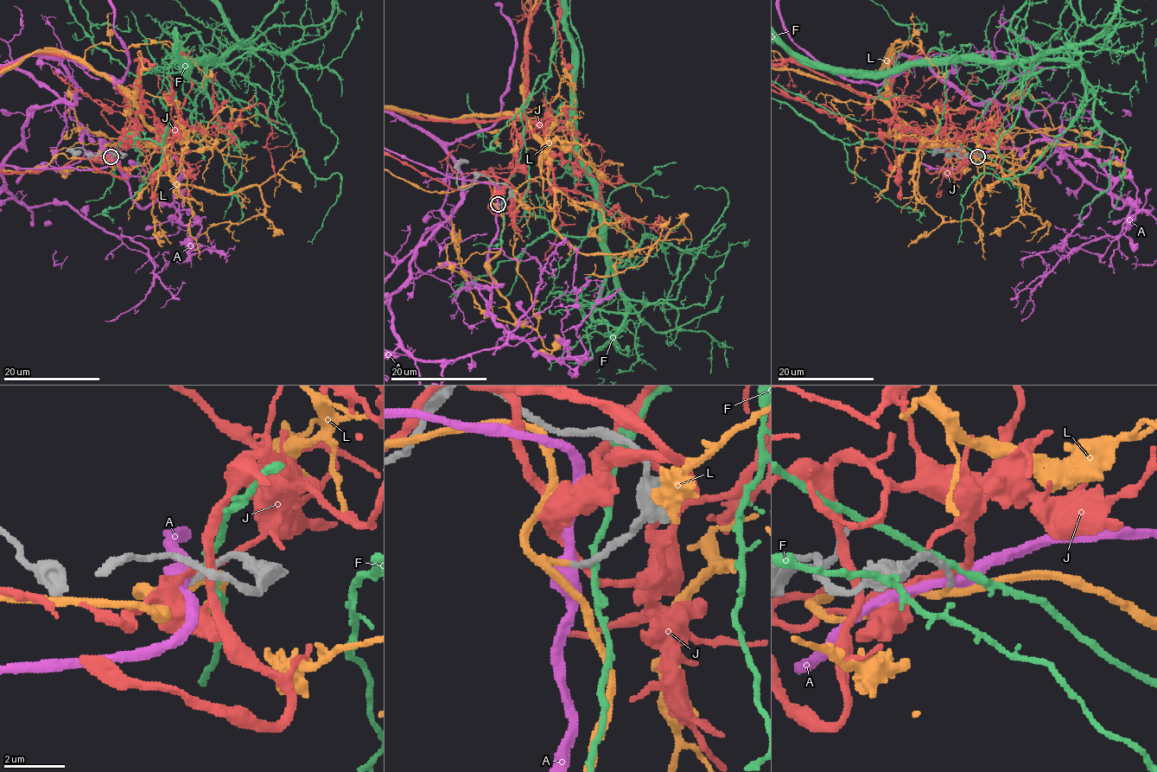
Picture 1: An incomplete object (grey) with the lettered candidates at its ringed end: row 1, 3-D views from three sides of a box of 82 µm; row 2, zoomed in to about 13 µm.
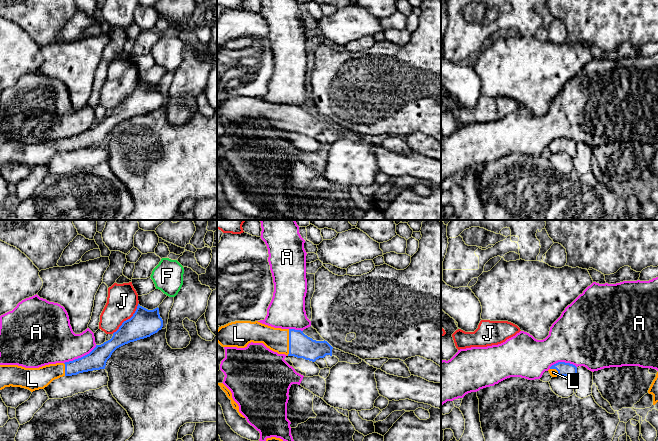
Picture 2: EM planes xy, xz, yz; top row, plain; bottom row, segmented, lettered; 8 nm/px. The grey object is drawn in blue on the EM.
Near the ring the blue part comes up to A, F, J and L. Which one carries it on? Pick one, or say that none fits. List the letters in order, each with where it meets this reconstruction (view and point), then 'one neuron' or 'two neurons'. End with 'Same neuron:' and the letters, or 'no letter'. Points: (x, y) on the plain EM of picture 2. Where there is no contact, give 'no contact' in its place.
A: xy (81, 133) | two neurons
F: no contact | two neurons
J: xy (128, 95) | two neurons
L: xz (289, 118) | one neuron
Same neuron: L

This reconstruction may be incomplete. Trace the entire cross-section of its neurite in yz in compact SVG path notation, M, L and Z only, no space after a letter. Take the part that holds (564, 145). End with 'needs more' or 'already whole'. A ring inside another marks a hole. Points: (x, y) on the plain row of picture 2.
M558 138L548 146L552 153L567 152L570 156L576 155L577 143L570 139Z; needs more

